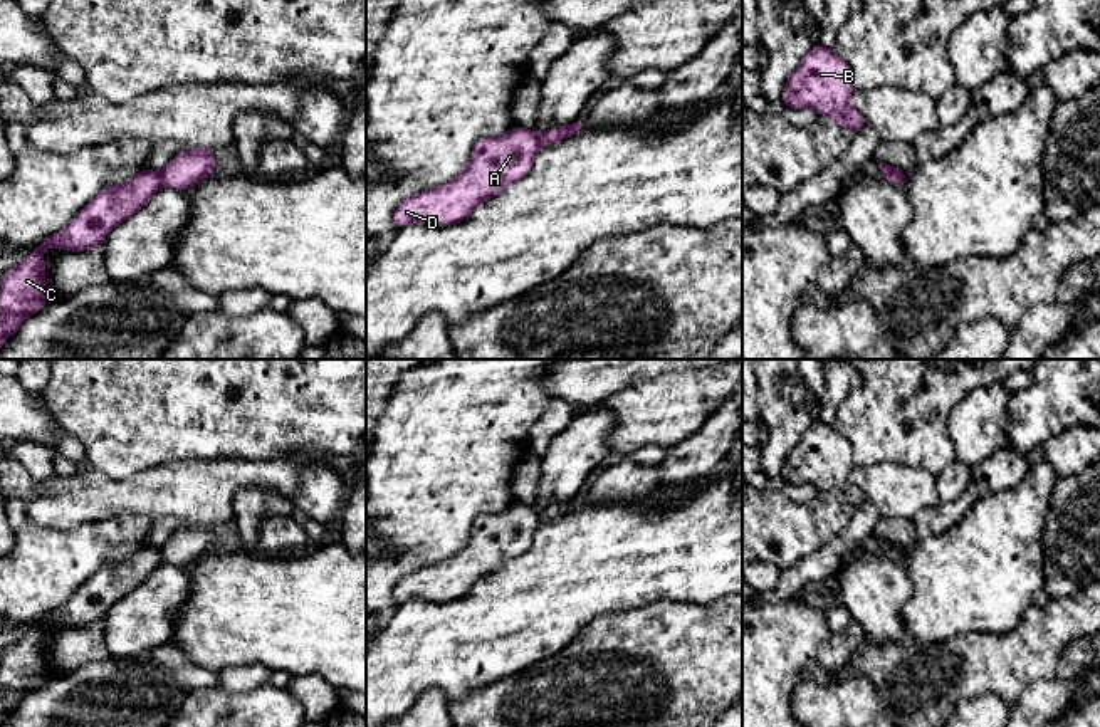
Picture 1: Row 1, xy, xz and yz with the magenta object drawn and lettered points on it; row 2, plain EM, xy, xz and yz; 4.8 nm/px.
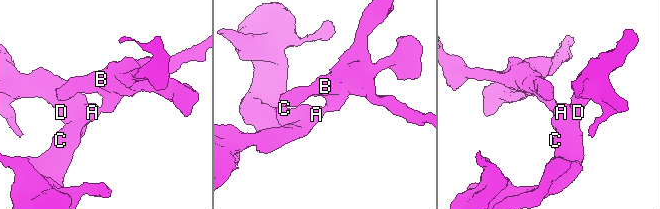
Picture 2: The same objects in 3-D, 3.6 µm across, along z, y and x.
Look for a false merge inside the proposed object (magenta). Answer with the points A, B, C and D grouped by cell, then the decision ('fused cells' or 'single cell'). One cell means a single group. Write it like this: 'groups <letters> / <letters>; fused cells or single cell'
groups A C D / B; fused cells

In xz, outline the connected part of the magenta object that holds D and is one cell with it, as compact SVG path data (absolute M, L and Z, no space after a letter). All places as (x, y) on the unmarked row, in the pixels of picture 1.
M519 502L502 512L477 515L467 544L450 557L405 576L395 584L393 599L396 604L410 598L437 603L460 599L482 578L529 551L541 522L532 505Z

